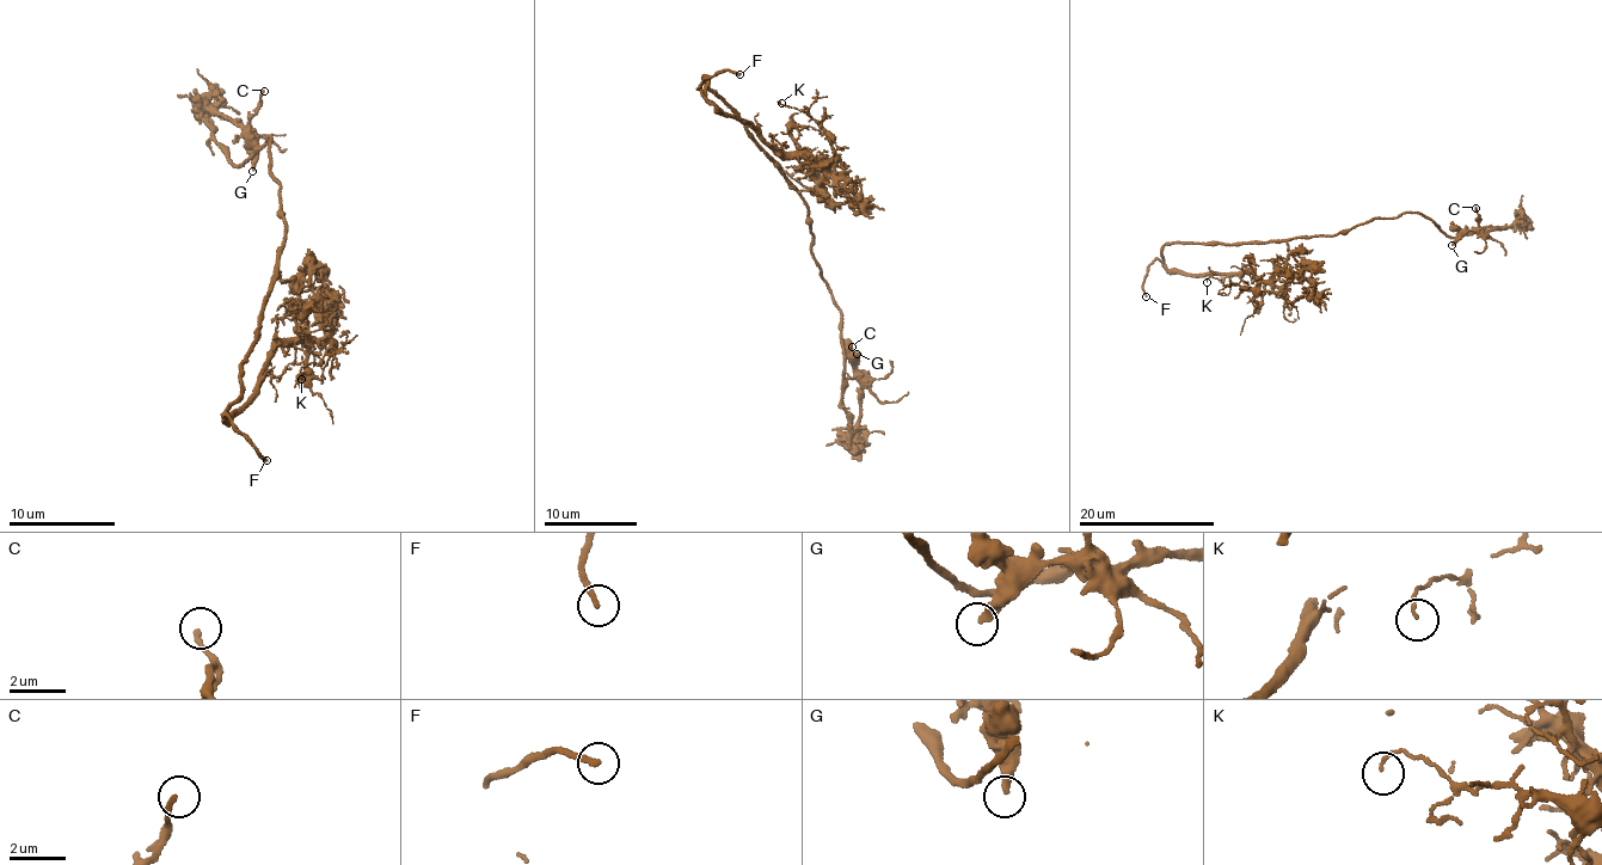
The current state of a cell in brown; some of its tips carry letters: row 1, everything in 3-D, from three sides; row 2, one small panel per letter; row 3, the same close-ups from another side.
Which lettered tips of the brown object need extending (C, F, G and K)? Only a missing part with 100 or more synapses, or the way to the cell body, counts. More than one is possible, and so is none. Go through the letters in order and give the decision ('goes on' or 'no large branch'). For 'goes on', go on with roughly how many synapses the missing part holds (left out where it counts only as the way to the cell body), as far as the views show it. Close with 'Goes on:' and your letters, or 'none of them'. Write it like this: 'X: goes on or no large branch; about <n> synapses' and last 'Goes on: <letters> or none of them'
C: no large branch
F: goes on
G: no large branch
K: no large branch
Goes on: F

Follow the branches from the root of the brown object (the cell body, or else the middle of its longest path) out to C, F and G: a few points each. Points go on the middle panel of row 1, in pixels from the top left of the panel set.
C: (808, 224), (811, 257), (844, 321), (842, 410), (853, 430), (860, 384), (852, 347)
F: (808, 224), (803, 196), (740, 112), (705, 77), (701, 92), (706, 78), (730, 69), (740, 74)
G: (808, 224), (811, 257), (844, 321), (842, 410), (853, 430), (860, 390), (860, 374), (853, 368), (857, 354)

